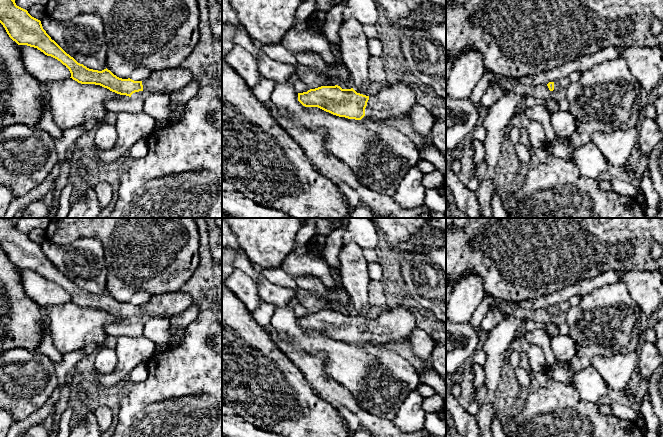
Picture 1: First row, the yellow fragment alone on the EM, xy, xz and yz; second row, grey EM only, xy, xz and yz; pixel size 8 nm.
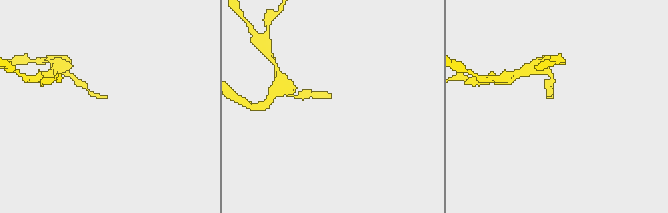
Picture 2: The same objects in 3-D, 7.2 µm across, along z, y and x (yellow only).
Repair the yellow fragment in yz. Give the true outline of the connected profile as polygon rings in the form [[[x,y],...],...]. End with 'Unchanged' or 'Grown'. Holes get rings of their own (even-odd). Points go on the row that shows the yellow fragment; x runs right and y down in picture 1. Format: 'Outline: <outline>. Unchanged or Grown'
Outline: [[[576,71],[570,74],[568,77],[562,78],[558,81],[549,82],[547,86],[550,91],[558,91],[560,89],[566,89],[568,85],[576,82],[579,79],[580,75],[581,73]]]. Grown

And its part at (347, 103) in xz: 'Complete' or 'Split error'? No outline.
Split error

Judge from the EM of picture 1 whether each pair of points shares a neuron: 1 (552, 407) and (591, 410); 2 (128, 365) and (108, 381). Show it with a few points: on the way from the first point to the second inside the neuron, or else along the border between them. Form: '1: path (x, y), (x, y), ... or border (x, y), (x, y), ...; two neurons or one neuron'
1: path (562, 409), (576, 408), (581, 410); one neuron
2: path (123, 370), (113, 380); one neuron

